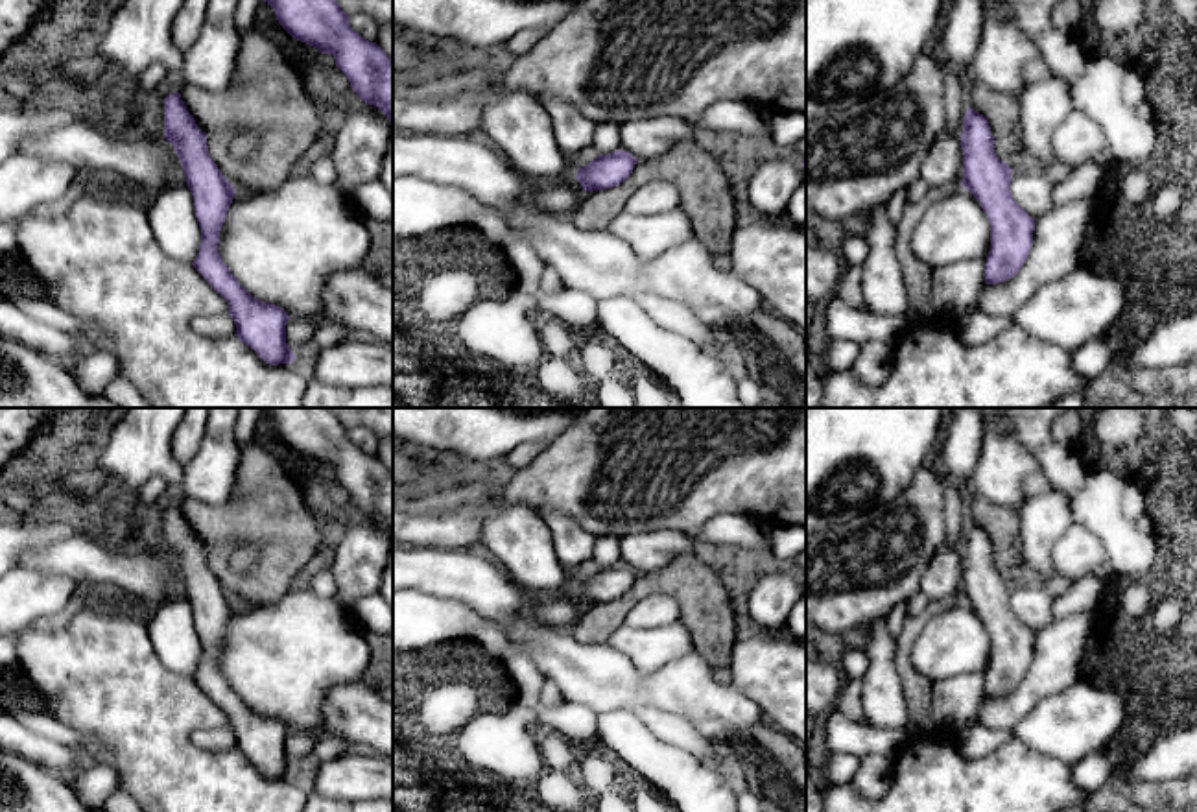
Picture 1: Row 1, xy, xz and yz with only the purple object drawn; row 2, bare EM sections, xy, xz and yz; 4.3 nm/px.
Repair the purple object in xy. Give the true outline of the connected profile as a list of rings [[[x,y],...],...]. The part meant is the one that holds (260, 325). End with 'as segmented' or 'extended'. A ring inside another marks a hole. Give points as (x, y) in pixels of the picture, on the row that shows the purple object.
[[[179,92],[164,98],[164,138],[173,146],[194,196],[201,245],[192,266],[229,303],[236,336],[266,364],[293,364],[286,343],[290,316],[277,304],[255,299],[231,273],[218,253],[219,231],[234,197],[234,186],[210,159],[207,135],[186,111]]]; as segmented

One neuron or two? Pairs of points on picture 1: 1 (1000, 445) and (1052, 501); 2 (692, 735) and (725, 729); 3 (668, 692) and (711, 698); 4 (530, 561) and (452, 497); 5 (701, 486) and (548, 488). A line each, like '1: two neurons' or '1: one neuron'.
1: two neurons
2: two neurons
3: one neuron
4: one neuron
5: one neuron

